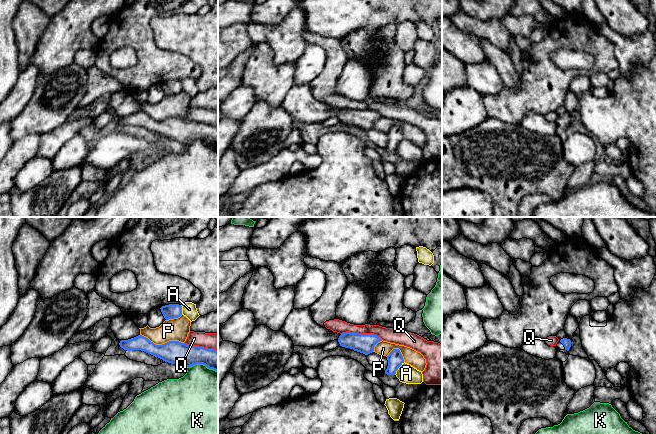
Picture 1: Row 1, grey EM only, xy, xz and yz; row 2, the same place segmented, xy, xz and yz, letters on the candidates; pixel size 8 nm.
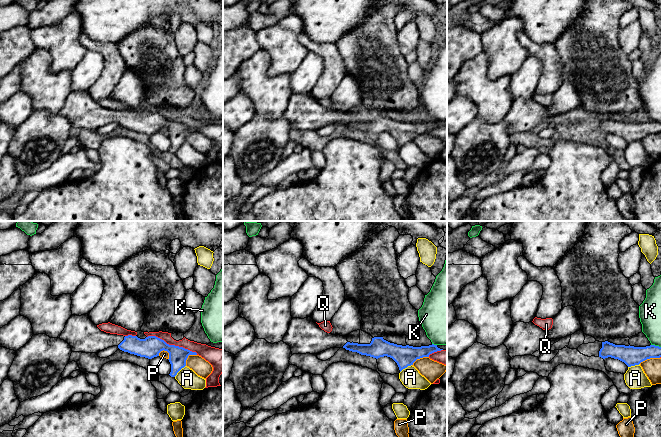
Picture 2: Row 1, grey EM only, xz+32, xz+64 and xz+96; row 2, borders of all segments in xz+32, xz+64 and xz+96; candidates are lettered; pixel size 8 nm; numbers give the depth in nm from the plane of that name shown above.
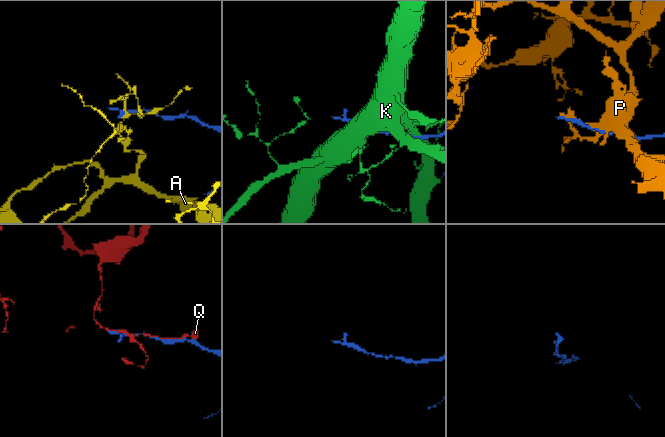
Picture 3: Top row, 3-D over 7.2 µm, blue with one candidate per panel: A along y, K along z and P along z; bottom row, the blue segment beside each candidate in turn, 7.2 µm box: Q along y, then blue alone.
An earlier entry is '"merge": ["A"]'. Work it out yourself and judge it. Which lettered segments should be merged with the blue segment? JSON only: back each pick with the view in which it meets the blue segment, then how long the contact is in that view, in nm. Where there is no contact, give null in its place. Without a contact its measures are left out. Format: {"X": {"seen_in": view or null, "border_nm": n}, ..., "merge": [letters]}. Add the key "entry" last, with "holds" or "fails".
{"merge": [], "entry": "fails"}

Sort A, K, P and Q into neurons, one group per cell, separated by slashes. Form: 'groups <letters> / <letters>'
groups A / K / P / Q

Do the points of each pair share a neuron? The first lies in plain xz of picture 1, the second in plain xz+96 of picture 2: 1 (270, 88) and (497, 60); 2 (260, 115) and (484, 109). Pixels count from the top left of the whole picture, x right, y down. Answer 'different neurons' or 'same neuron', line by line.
1: different neurons
2: different neurons

